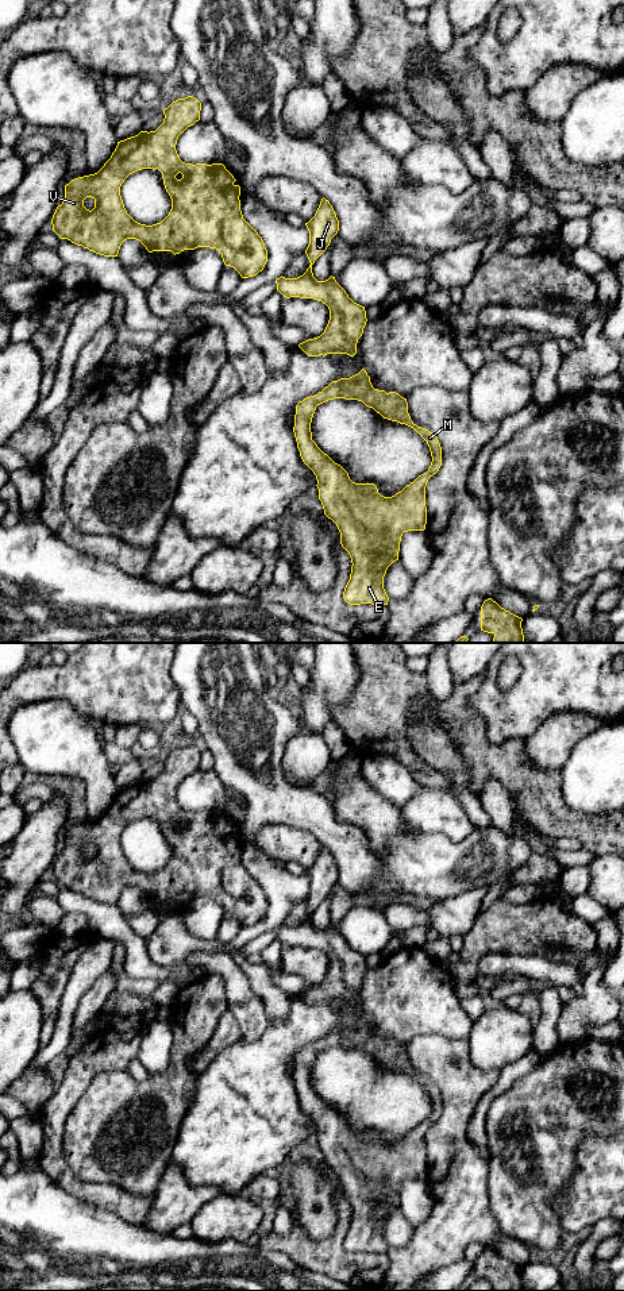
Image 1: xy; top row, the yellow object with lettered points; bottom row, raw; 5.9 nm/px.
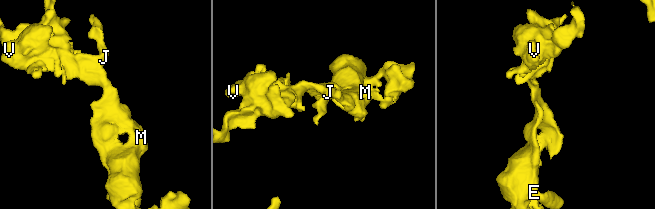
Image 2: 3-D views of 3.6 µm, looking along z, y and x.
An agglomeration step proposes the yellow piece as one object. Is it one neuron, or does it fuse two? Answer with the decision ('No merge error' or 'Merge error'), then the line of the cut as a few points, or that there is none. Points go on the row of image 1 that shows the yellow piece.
No merge error. No split

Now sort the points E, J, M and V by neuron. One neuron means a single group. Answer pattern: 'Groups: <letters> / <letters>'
Groups: E J M V

